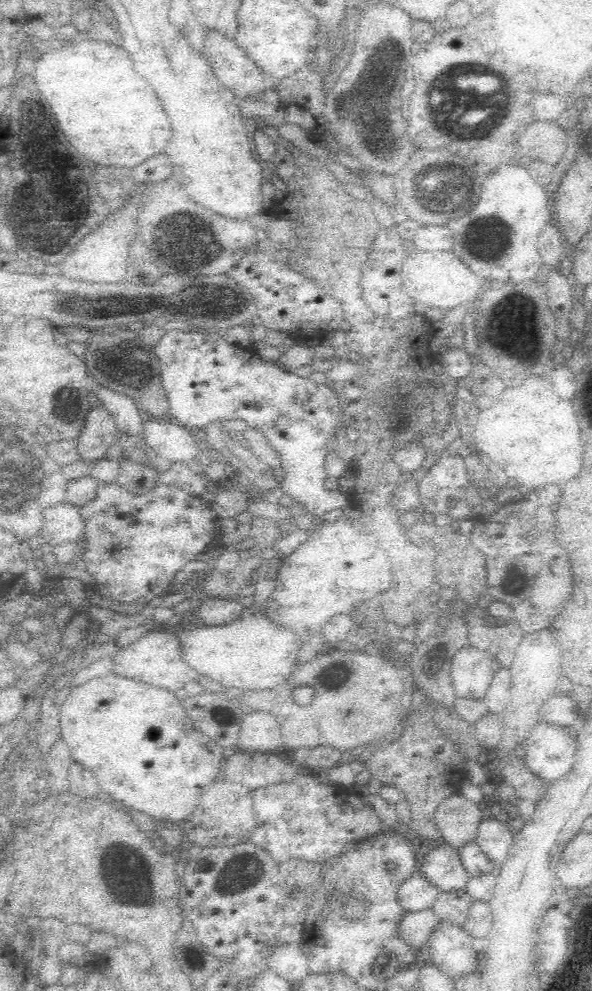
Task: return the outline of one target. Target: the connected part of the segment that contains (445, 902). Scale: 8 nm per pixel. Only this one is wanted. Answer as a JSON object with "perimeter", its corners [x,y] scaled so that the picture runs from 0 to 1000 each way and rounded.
{"perimeter":[[[785,898],[743,899],[728,917],[738,920],[753,930],[780,934],[787,930],[801,912],[801,904],[791,904]]]}

